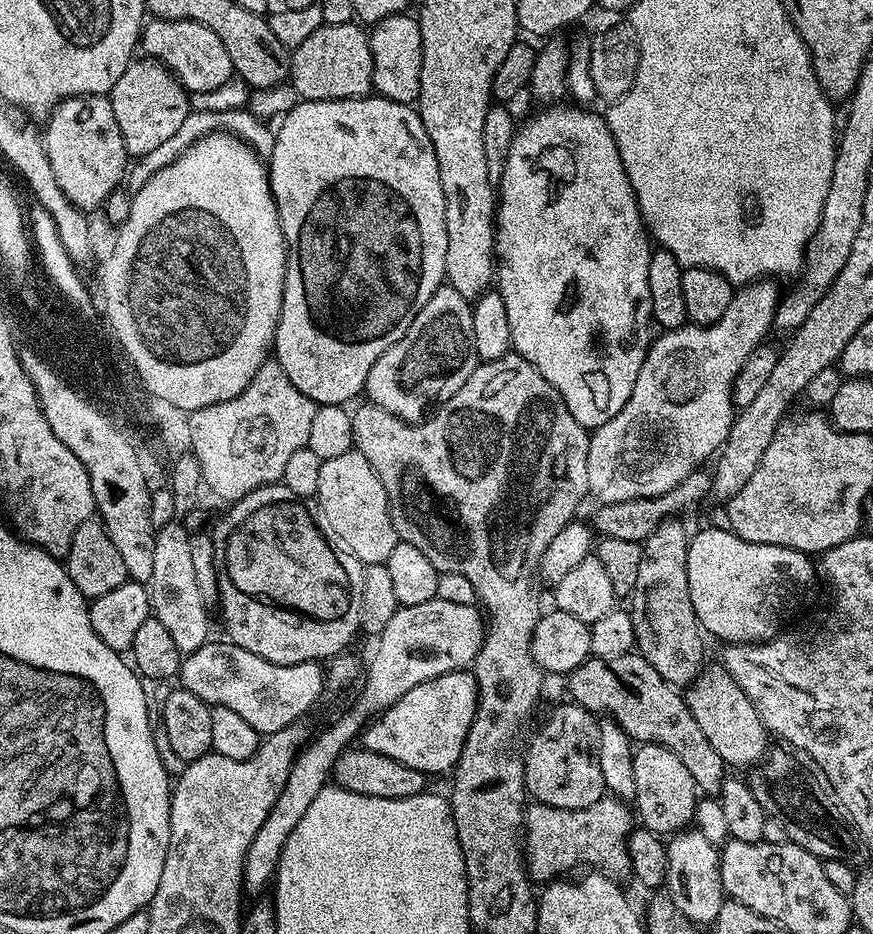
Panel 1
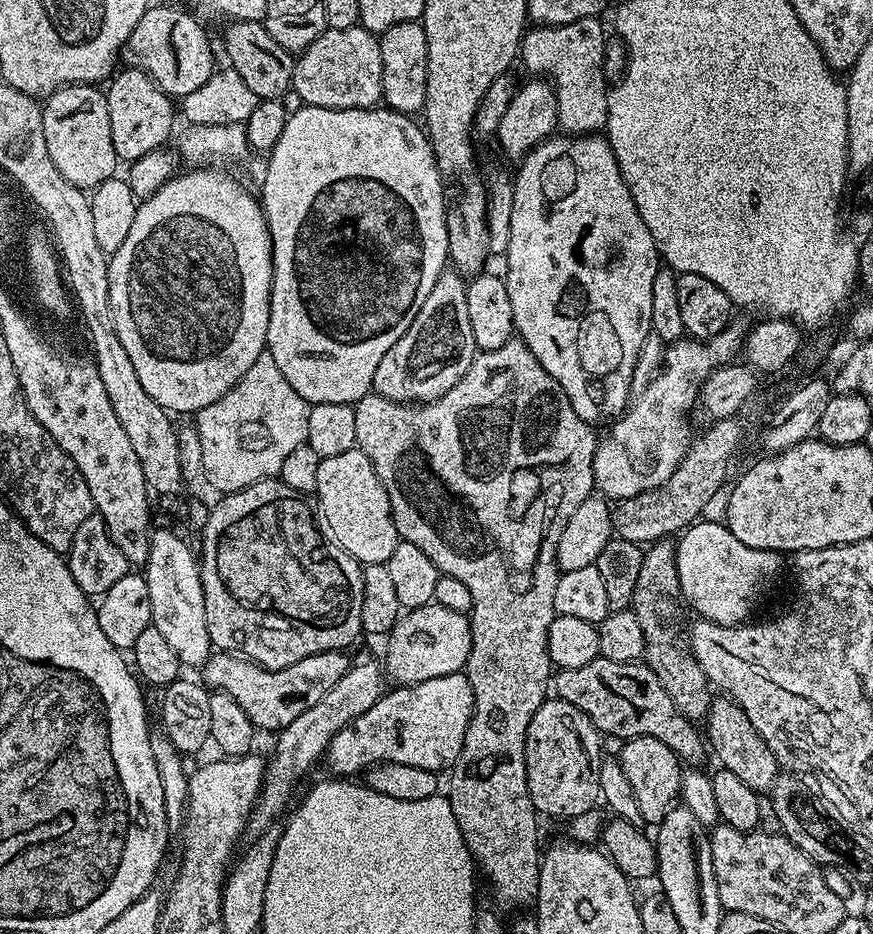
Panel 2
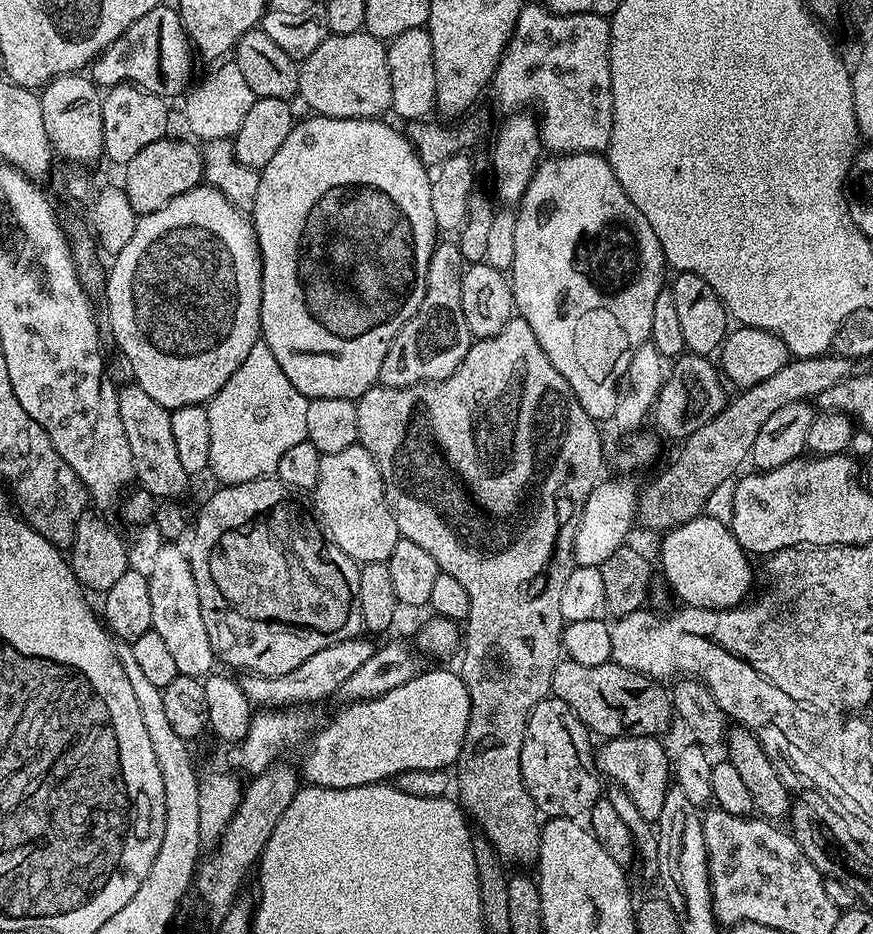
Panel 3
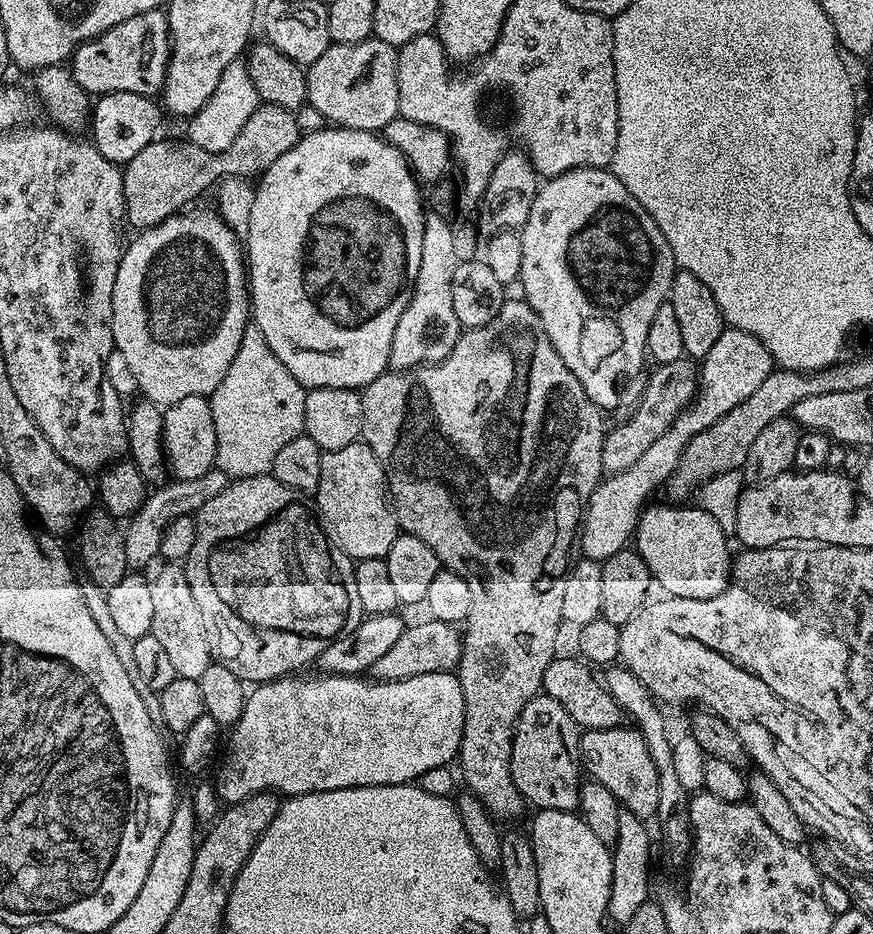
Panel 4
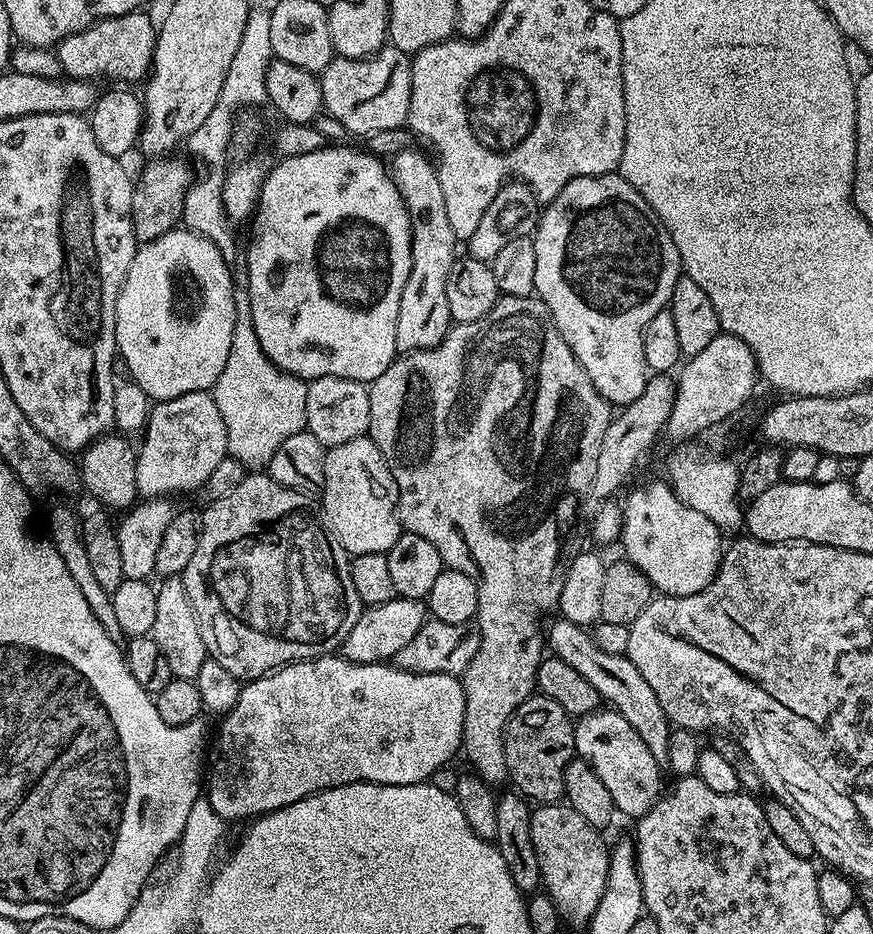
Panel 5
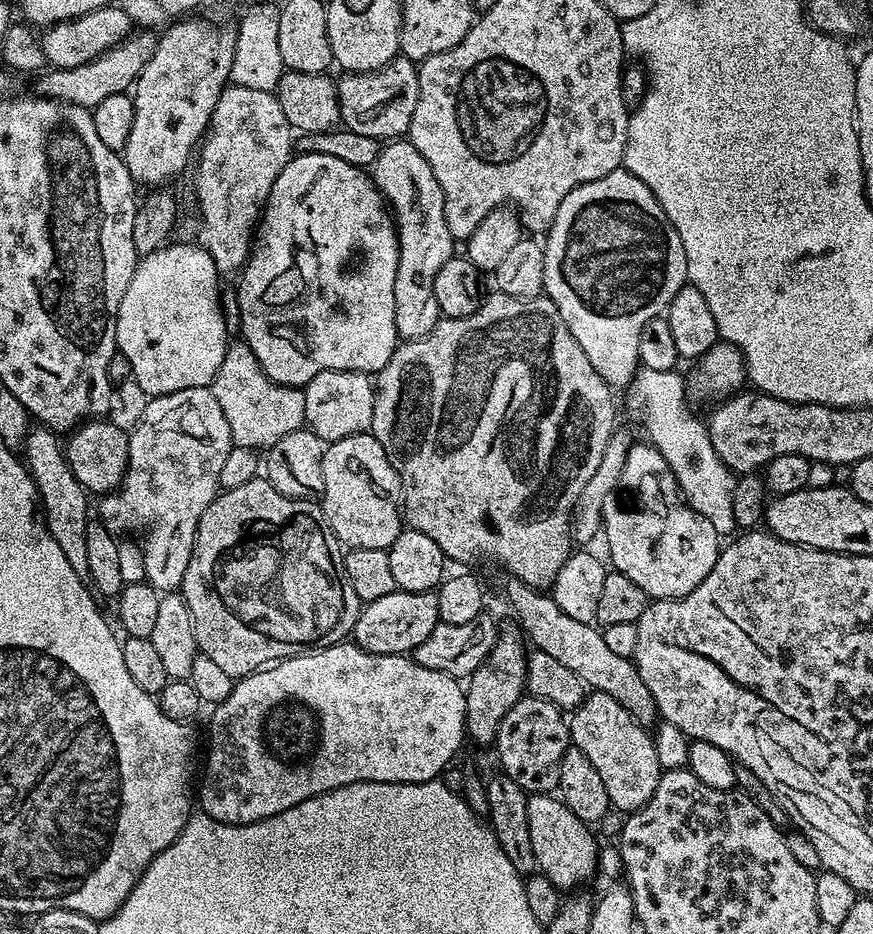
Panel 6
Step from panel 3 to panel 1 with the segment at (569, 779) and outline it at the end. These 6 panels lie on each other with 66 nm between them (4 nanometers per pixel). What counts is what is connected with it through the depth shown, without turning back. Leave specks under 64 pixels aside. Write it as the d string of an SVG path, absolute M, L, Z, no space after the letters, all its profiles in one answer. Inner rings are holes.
M575 702L560 704L544 720L544 725L532 736L528 749L522 752L524 786L535 803L582 810L594 806L606 795L602 782L602 766L598 766L598 730L600 725L593 713Z

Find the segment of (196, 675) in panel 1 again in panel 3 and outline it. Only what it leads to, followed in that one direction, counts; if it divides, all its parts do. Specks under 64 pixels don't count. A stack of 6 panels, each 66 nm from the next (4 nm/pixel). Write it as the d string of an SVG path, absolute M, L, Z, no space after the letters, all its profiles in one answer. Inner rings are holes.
M367 635L353 636L350 640L343 640L334 646L326 646L326 650L318 650L314 658L306 658L298 670L281 676L257 676L248 674L240 680L240 686L246 698L254 706L268 710L273 706L296 706L292 704L312 703L314 700L324 700L327 696L336 696L341 686L357 670L361 668L377 650L375 643L367 640Z

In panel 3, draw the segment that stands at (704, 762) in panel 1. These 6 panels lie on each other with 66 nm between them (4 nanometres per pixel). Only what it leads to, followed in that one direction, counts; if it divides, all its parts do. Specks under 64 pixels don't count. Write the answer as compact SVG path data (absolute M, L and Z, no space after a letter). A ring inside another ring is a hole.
M567 658L561 659L554 666L554 678L552 679L551 695L557 700L566 702L570 710L578 719L588 727L589 733L600 738L614 736L654 736L659 737L660 732L668 728L668 723L673 723L674 713L672 701L667 691L663 692L659 683L653 682L638 672L631 672L622 666L611 662L602 666L582 666L578 662Z

